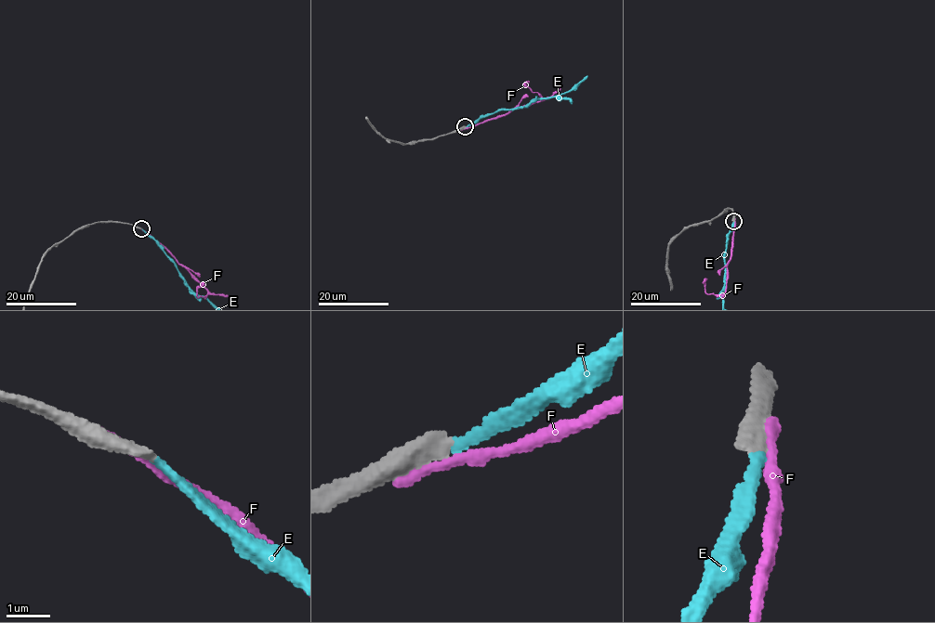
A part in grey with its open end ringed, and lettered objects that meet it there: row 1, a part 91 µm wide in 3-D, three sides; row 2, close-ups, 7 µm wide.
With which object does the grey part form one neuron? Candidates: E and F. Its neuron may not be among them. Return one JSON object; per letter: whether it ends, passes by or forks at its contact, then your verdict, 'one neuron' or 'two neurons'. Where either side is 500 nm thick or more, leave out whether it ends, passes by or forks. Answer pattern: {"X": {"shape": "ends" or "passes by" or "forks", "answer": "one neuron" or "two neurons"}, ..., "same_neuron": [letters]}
{"E": {"shape": "ends", "answer": "one neuron"}, "F": {"answer": "two neurons"}, "same_neuron": ["E"]}

